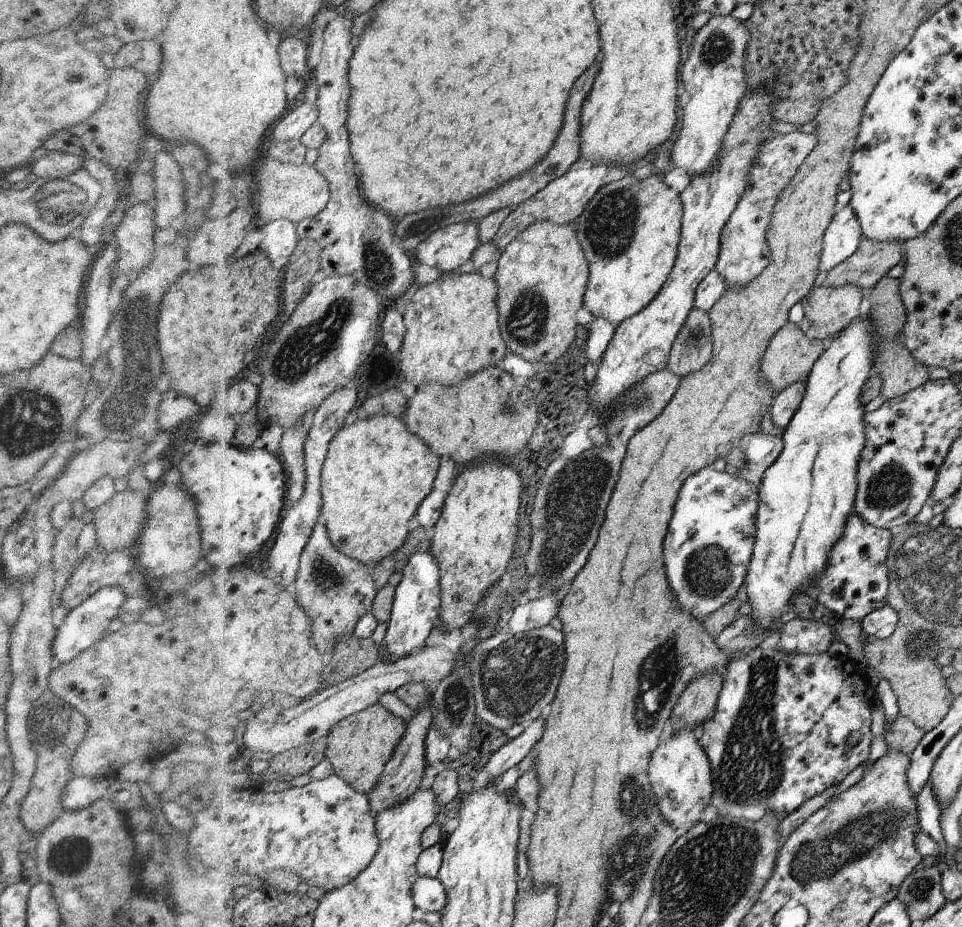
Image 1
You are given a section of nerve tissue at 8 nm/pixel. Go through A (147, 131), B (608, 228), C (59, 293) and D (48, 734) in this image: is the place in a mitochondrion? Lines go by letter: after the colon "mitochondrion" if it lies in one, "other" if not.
A: other
B: mitochondrion
C: other
D: mitochondrion

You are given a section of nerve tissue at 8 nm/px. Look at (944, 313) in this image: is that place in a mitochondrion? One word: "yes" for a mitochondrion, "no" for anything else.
no

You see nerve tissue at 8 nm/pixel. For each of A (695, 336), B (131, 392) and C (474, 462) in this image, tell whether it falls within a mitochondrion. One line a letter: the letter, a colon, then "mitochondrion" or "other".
A: other
B: mitochondrion
C: other

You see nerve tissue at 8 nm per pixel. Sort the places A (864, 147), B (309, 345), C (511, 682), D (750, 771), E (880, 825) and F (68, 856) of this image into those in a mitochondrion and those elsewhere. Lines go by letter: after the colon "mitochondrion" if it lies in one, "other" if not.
A: other
B: mitochondrion
C: mitochondrion
D: mitochondrion
E: mitochondrion
F: mitochondrion

